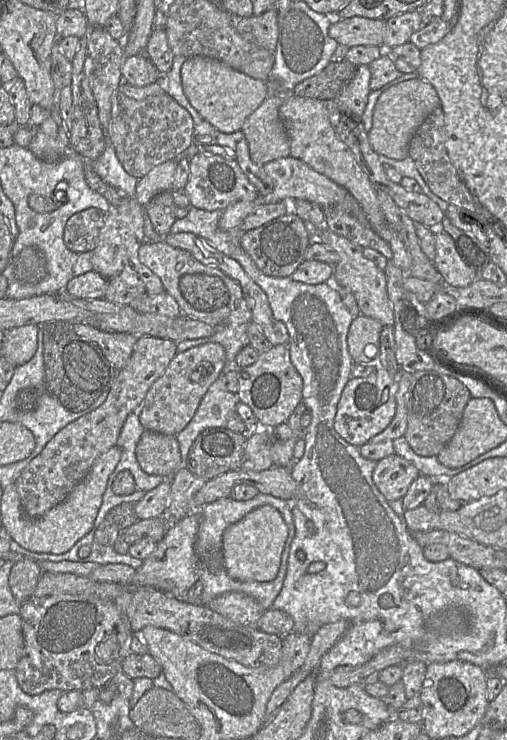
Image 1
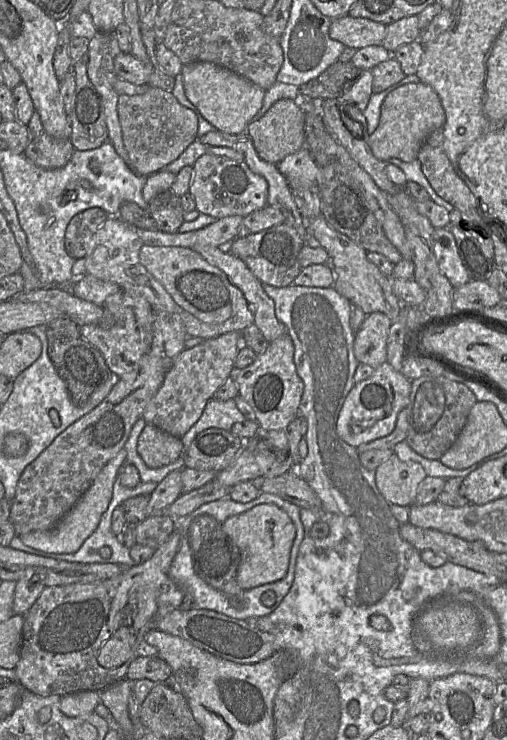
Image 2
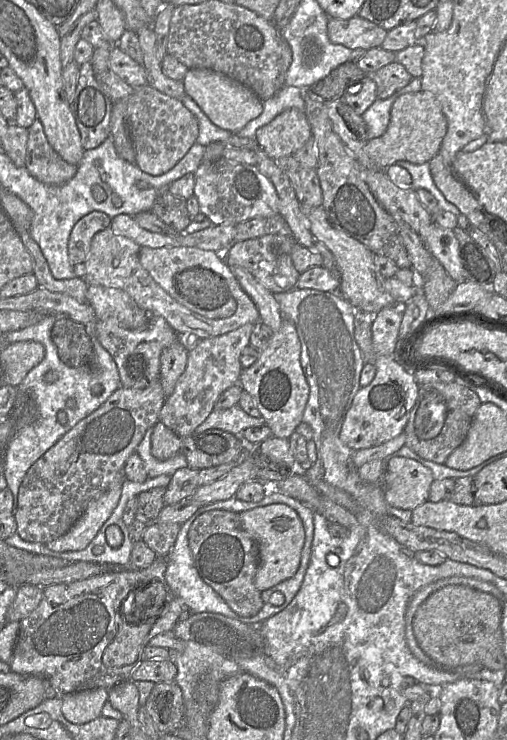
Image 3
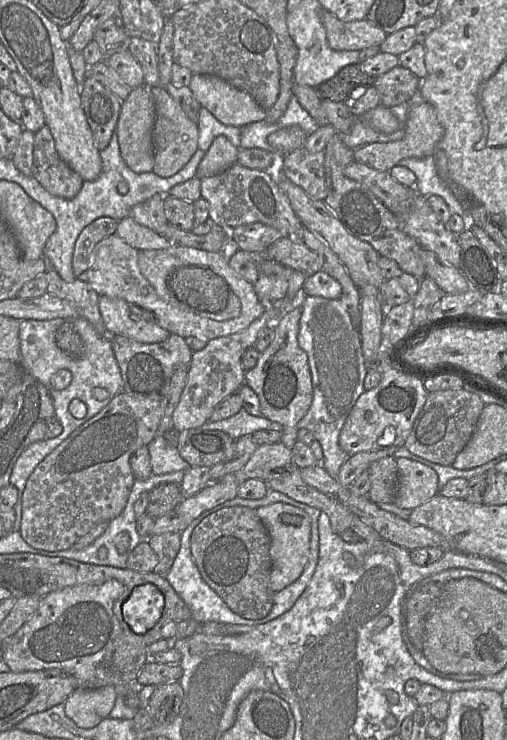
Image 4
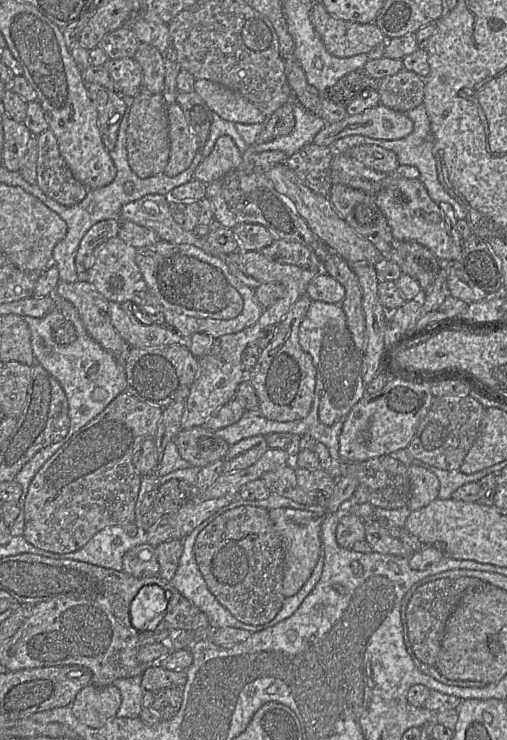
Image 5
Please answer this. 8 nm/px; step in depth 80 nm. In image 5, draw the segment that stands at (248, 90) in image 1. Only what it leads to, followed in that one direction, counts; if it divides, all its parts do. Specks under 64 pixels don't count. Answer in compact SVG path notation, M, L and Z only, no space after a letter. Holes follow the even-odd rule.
M197 79L194 91L224 120L233 123L265 123L267 117L241 94L210 80Z

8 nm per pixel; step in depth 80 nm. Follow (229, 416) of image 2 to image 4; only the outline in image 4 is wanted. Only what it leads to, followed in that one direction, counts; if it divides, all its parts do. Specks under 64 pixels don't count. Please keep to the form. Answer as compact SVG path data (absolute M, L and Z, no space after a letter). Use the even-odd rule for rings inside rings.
M243 408L237 414L227 419L208 421L201 428L206 430L220 430L235 440L243 436L252 435L259 430L275 430L282 432L284 429L281 424L270 421L263 415L250 415Z

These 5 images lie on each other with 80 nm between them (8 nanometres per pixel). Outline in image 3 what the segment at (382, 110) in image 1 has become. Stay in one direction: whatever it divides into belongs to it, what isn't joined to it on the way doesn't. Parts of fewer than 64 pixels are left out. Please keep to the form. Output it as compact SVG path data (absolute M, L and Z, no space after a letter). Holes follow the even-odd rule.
M426 91L399 96L391 108L390 123L386 132L366 142L364 151L379 170L386 170L397 161L413 164L429 162L438 154L447 132L447 120L436 97Z

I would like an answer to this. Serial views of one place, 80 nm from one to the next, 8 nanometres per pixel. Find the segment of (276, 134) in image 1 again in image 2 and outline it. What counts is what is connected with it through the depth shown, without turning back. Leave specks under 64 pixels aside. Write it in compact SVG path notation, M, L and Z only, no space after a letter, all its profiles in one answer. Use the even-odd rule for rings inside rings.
M289 100L277 101L259 120L251 121L246 128L261 159L272 164L280 163L286 156L296 153L306 145L306 115L302 104Z

